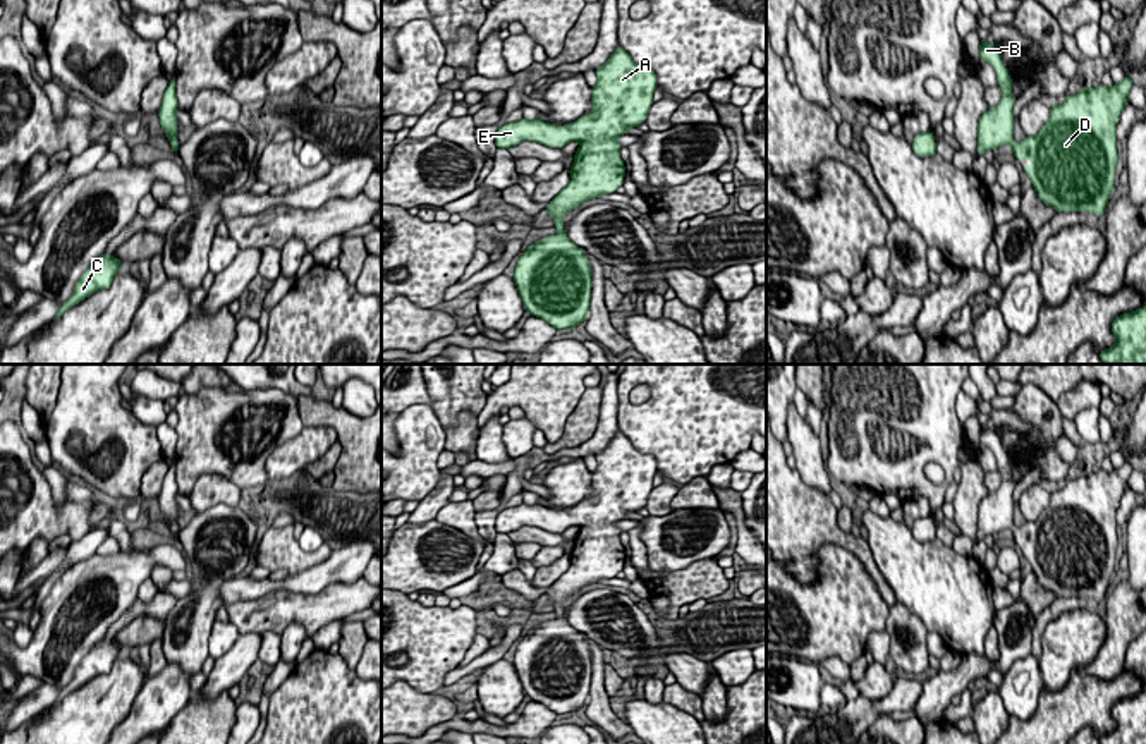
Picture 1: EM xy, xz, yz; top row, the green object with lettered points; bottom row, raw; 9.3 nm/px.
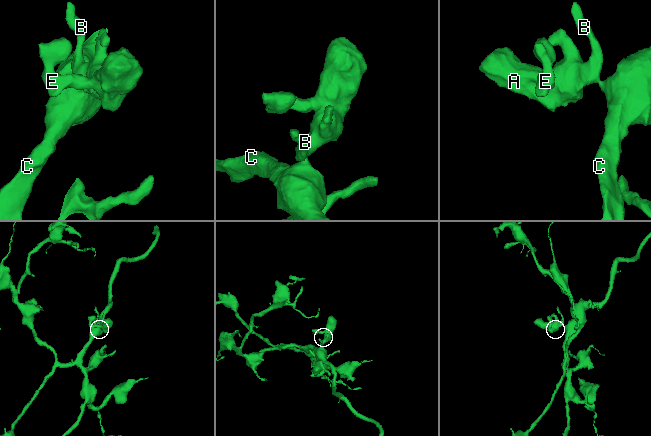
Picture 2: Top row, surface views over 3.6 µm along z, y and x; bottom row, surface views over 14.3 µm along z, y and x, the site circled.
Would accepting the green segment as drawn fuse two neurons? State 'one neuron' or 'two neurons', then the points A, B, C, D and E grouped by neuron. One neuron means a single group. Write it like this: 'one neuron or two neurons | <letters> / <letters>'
one neuron | A B C D E

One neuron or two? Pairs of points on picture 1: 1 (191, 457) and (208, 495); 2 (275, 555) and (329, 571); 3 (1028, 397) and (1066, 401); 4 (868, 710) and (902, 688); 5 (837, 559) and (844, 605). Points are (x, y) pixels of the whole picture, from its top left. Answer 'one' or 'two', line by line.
1: two
2: two
3: two
4: one
5: one

